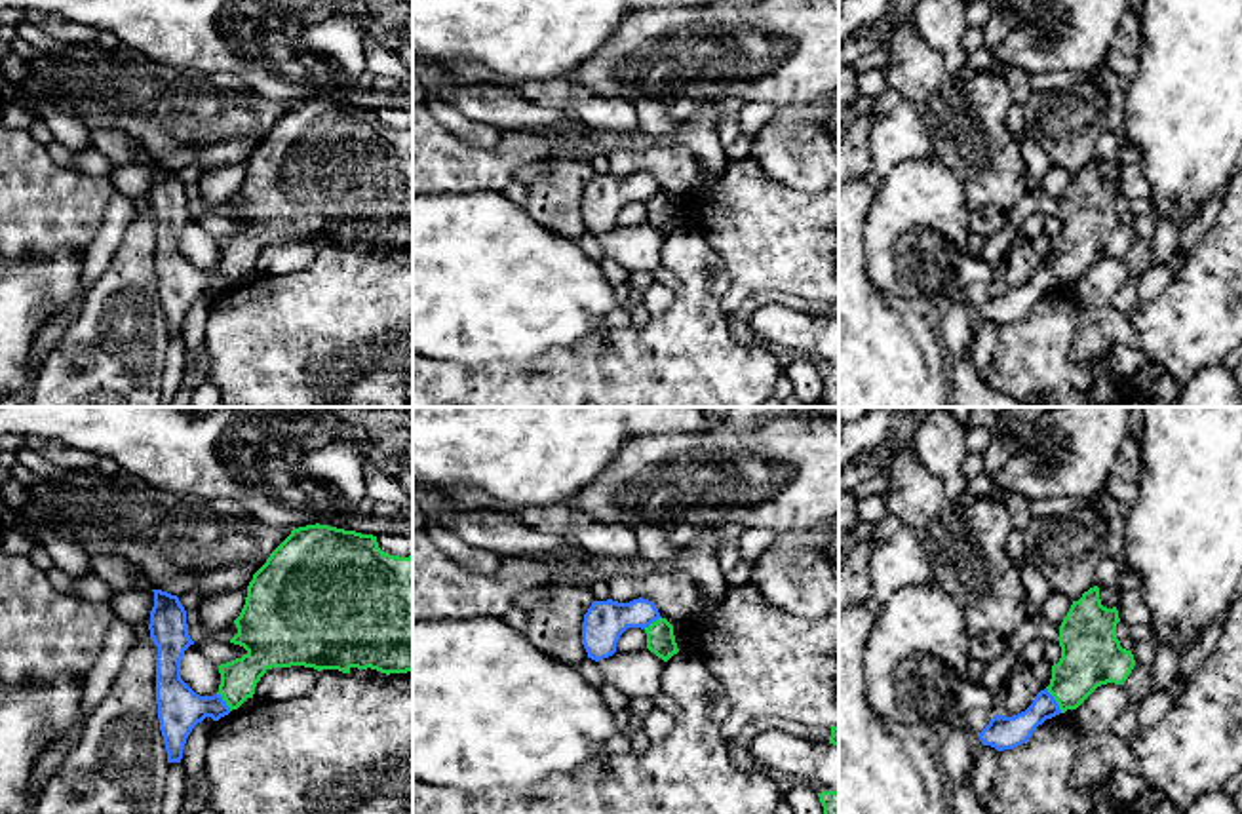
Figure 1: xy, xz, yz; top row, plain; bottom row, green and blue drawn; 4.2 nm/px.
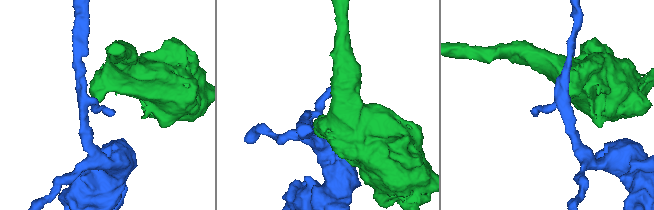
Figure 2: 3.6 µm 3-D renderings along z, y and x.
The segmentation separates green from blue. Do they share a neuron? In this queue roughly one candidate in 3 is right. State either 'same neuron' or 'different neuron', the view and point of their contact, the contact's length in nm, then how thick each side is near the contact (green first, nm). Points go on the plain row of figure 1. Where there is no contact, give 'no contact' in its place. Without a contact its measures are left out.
different neuron | yz (1056, 274) | 130 nm | 260/140 nm

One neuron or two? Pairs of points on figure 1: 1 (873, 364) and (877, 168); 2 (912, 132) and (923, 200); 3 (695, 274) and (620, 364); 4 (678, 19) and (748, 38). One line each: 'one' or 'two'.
1: two
2: two
3: one
4: one

